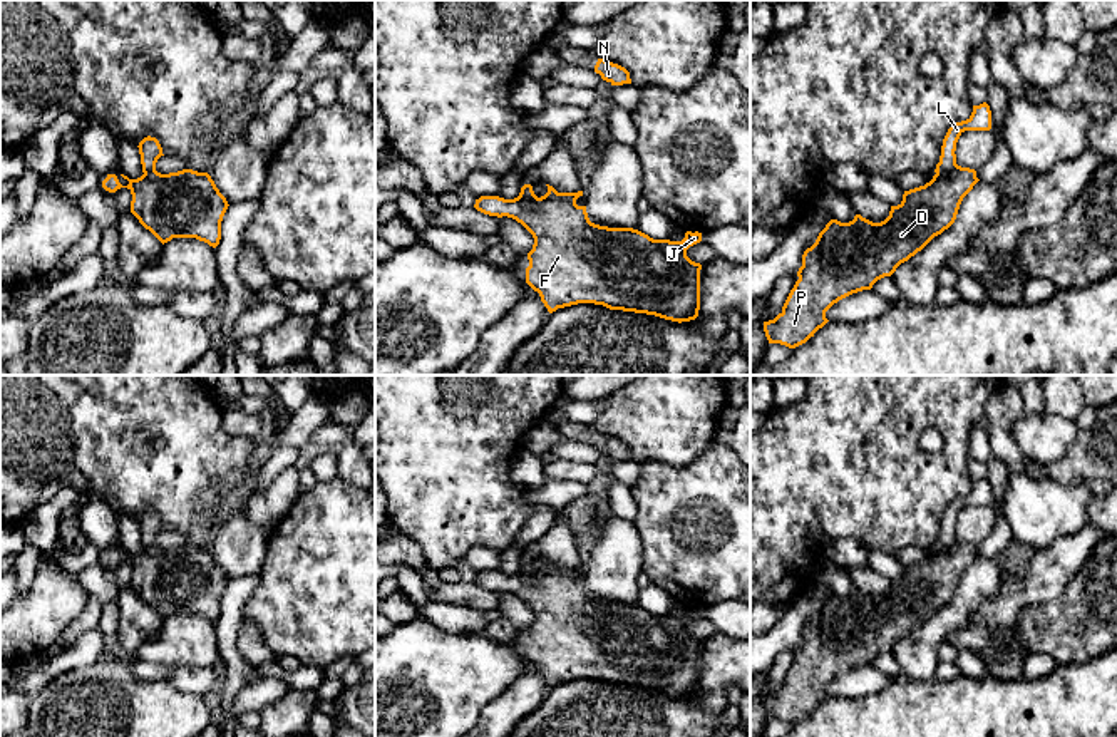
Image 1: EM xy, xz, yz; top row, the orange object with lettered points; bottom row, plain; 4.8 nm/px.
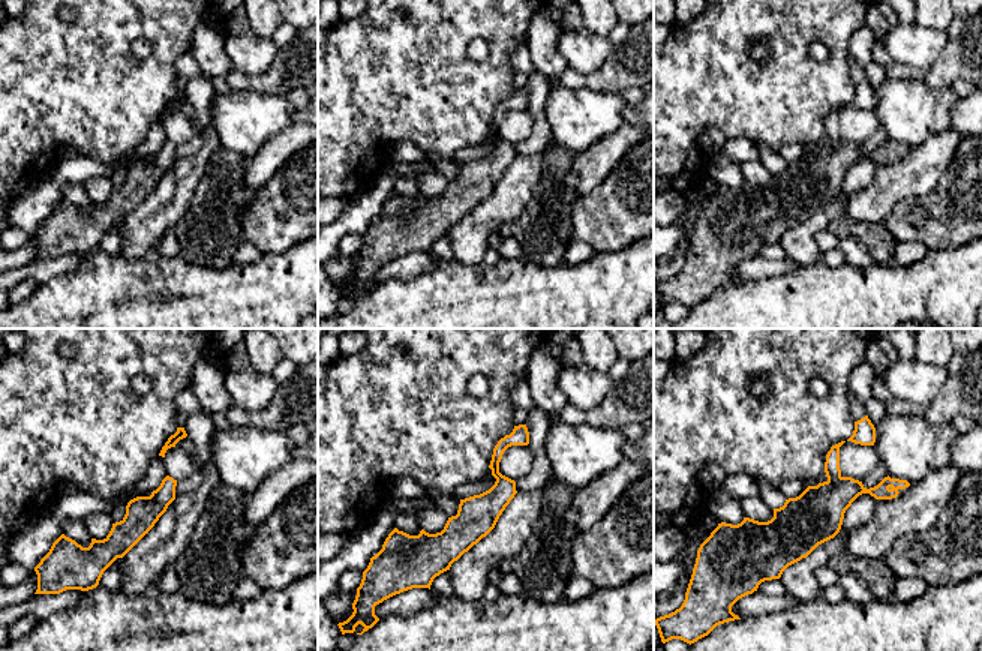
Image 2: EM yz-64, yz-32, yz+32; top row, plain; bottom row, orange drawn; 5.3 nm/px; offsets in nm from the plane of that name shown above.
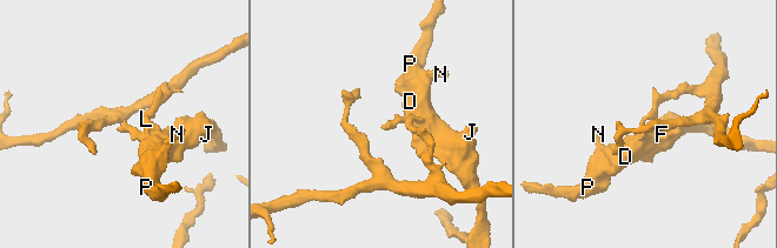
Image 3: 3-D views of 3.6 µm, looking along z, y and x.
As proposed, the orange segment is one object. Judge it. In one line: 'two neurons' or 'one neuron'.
two neurons

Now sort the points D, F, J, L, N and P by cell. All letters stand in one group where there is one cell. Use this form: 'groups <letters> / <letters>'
groups D F J N P / L

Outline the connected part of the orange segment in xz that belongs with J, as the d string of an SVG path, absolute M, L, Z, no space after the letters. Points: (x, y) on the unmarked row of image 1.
M524 559L522 568L514 575L499 571L481 571L474 583L489 591L507 591L521 598L534 613L533 625L528 628L526 658L539 668L549 688L558 683L595 678L610 685L655 690L672 697L690 697L700 685L700 645L702 640L687 631L687 625L702 616L702 608L687 606L682 616L653 615L633 603L608 603L589 596L586 581L578 581L578 568L558 568L553 561L538 573L531 559Z

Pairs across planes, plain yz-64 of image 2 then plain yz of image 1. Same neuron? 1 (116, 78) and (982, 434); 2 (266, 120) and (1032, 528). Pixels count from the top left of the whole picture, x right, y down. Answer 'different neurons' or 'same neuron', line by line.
1: different neurons
2: same neuron

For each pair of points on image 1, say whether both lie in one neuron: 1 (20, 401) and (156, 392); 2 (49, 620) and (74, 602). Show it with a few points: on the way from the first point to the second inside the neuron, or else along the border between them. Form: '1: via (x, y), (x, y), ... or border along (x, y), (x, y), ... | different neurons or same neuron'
1: via (54, 417), (99, 417), (123, 394) | same neuron
2: via (56, 613), (67, 602) | same neuron

